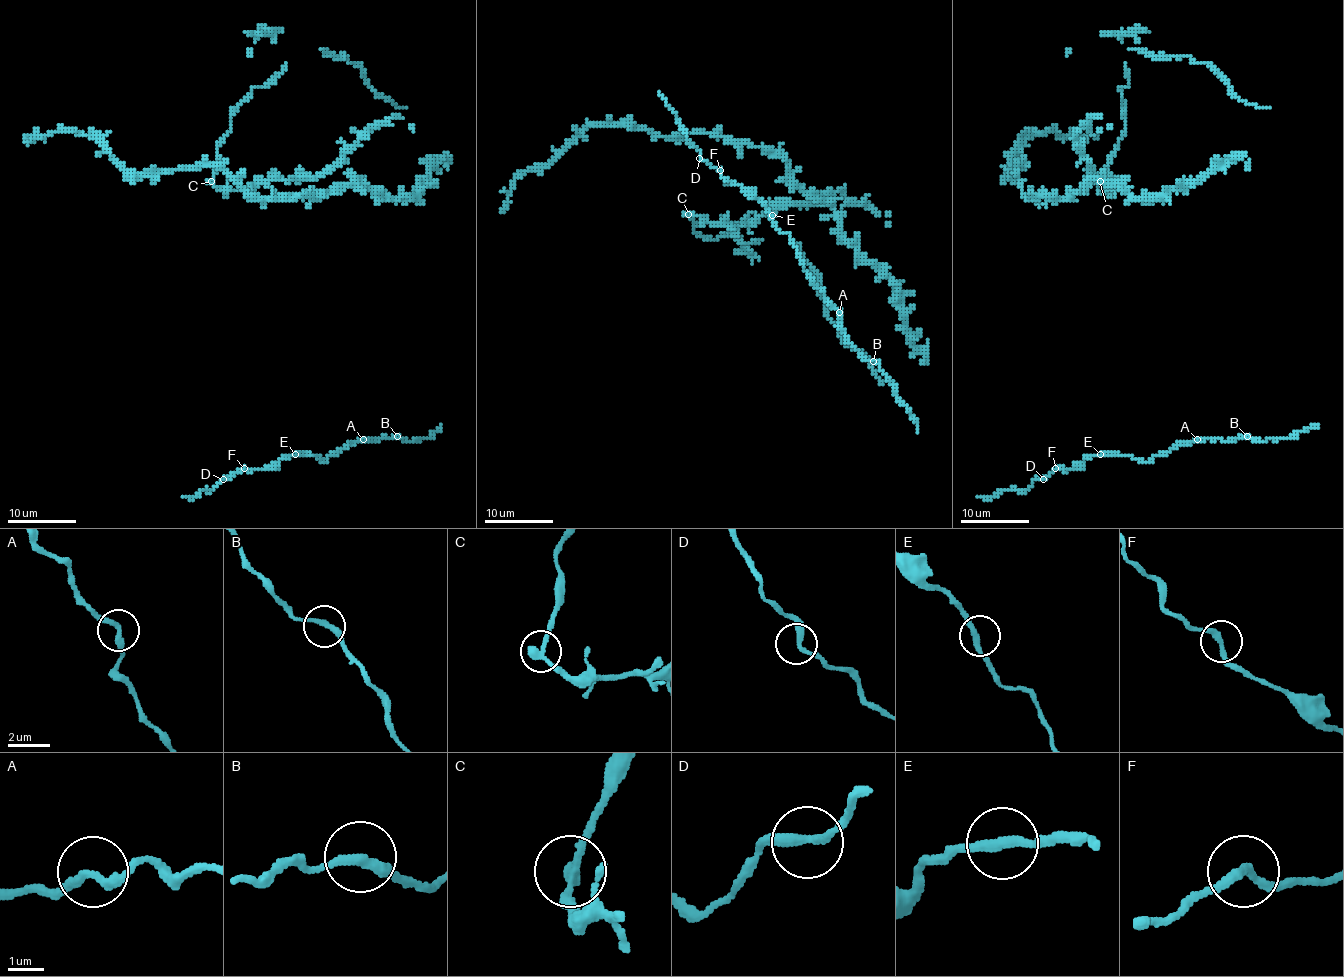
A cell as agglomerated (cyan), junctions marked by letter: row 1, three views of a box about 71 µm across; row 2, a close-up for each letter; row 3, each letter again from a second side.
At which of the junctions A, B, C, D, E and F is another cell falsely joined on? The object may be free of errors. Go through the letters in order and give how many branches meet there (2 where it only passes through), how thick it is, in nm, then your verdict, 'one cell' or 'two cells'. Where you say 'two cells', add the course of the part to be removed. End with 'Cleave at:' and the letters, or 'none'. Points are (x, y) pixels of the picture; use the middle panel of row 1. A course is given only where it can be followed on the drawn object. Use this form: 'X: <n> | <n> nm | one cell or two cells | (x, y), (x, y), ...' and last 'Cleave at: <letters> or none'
A: 2 | 240 nm | one cell
B: 2 | 280 nm | one cell
C: 2 | 280 nm | two cells | (687, 215), (694, 223), (693, 228), (705, 239), (730, 235), (742, 242), (761, 241)
D: 2 | 280 nm | one cell
E: 2 | 280 nm | one cell
F: 2 | 240 nm | one cell
Cleave at: C

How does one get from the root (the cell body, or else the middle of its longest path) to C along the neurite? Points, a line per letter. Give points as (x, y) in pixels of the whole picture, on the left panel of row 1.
C: (374, 191), (357, 179), (349, 186), (337, 188), (328, 174), (273, 179), (237, 189), (219, 189), (211, 181)

